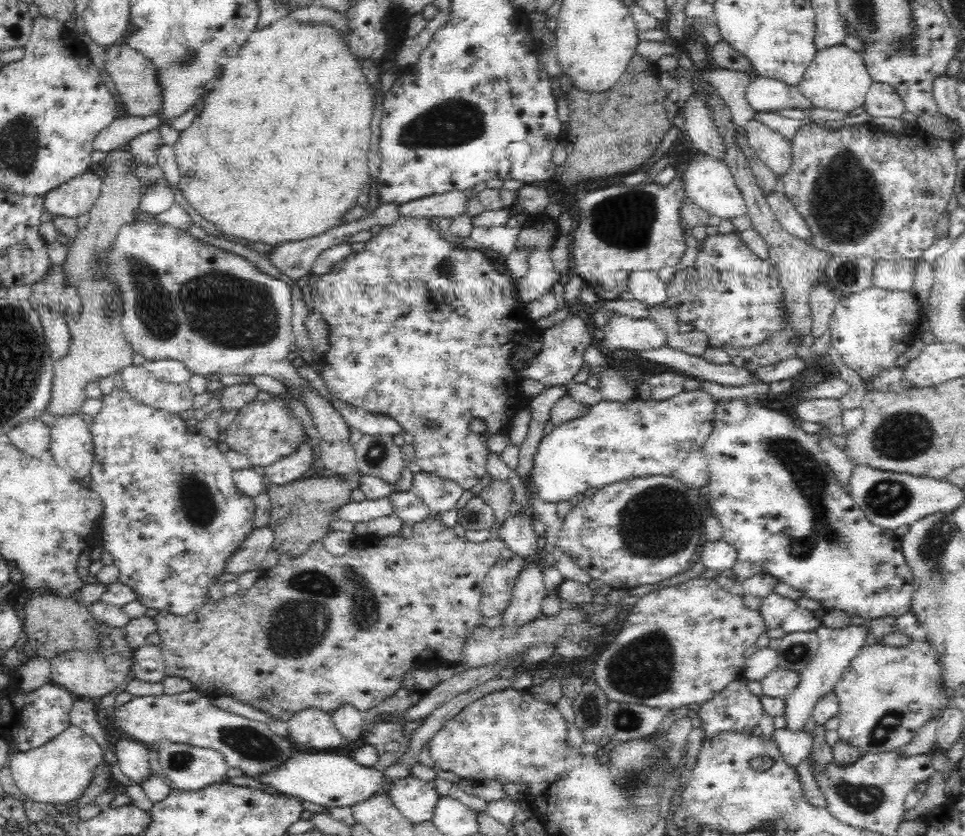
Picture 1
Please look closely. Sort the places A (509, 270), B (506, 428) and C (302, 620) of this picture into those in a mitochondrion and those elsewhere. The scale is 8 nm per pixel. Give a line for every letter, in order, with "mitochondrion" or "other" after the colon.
A: other
B: other
C: mitochondrion

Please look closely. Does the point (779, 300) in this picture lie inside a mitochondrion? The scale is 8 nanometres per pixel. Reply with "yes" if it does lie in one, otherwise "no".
no

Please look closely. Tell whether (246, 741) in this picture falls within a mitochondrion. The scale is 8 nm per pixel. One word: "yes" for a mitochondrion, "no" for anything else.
yes

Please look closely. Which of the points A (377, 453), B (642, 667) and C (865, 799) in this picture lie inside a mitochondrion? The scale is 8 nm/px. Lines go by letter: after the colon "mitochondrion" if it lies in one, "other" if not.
A: mitochondrion
B: mitochondrion
C: mitochondrion

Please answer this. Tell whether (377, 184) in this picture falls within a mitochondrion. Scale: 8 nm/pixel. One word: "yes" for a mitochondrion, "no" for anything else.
no

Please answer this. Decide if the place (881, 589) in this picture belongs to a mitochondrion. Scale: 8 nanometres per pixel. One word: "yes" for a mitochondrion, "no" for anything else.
yes

